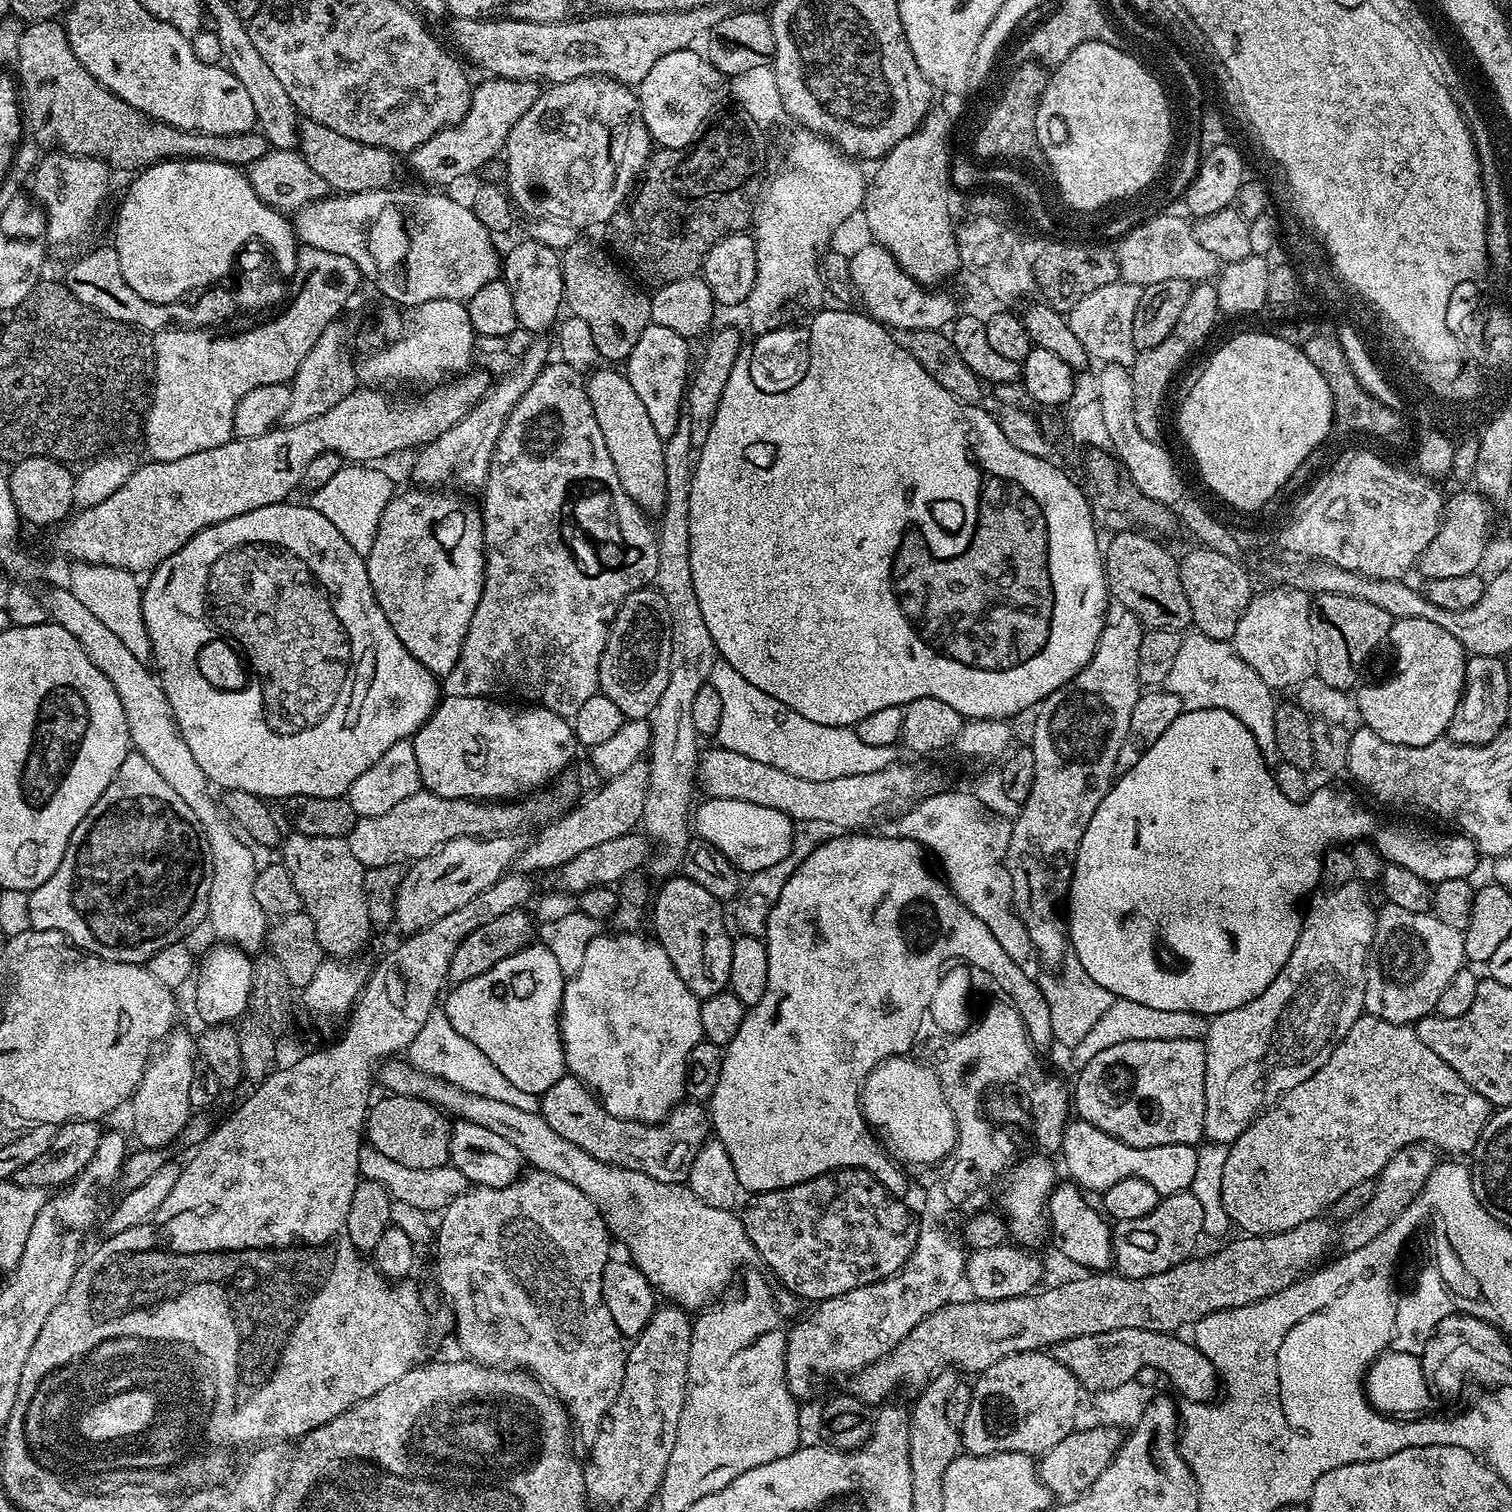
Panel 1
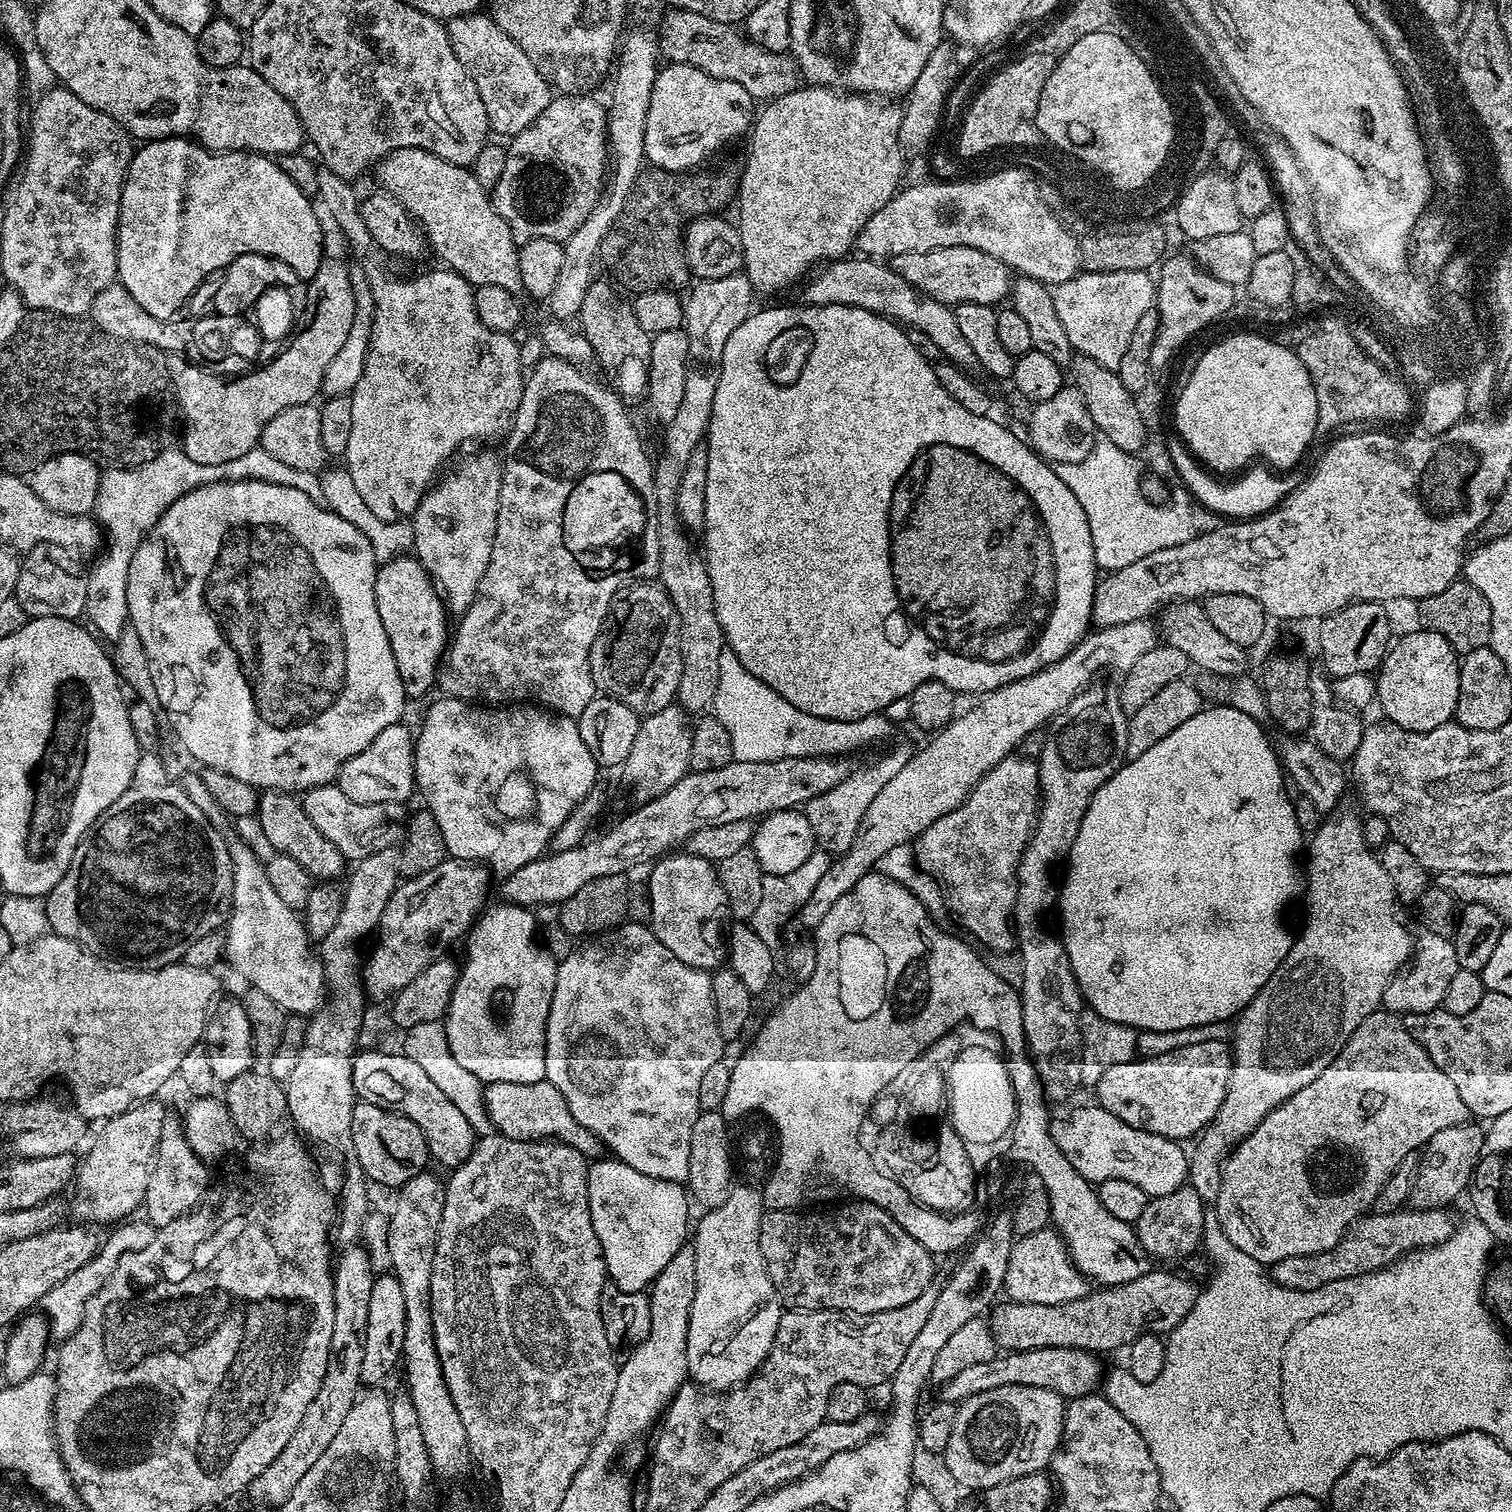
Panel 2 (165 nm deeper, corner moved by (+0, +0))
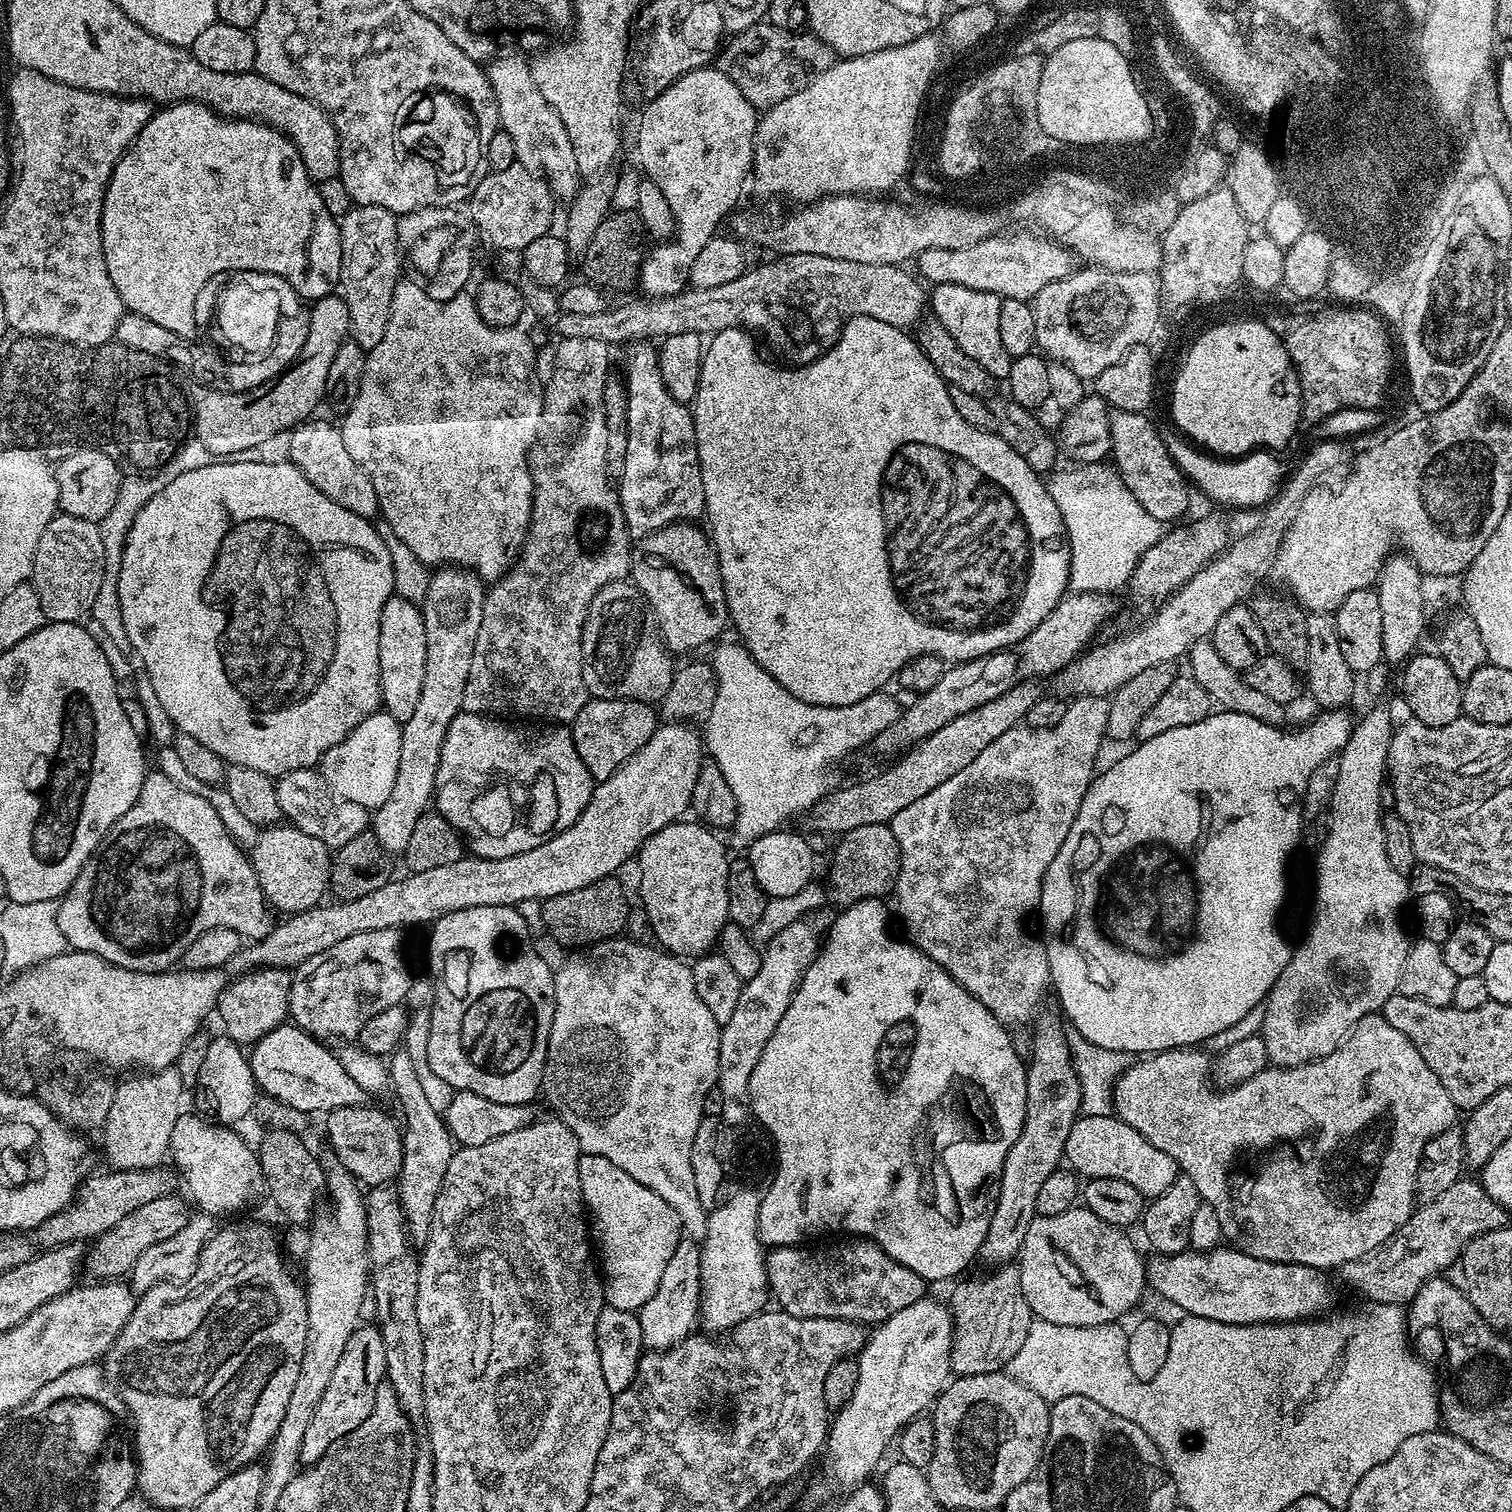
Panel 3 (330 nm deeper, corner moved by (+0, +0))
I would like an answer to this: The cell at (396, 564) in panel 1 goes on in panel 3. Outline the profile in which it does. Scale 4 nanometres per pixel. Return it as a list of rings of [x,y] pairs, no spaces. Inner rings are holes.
[[[393,595],[382,606],[380,633],[378,634],[378,670],[380,671],[380,702],[383,711],[403,726],[414,714],[418,706],[418,697],[422,695],[422,677],[426,675],[426,626],[424,613],[417,605],[411,604],[398,595]]]

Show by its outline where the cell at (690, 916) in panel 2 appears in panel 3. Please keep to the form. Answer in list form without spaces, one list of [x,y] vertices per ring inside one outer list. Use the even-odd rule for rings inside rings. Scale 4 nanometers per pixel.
[[[703,823],[667,824],[640,847],[640,900],[648,915],[648,924],[656,935],[655,943],[673,956],[695,958],[711,953],[717,947],[728,919],[728,874],[730,863],[724,853],[724,844],[717,833]]]

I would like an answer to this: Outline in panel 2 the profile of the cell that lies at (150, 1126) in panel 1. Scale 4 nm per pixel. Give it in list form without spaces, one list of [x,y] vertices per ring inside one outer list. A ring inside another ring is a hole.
[[[165,1119],[142,1205],[143,1211],[148,1211],[146,1213],[148,1223],[161,1229],[178,1217],[187,1216],[200,1203],[209,1187],[207,1169],[209,1170],[209,1167],[191,1150],[190,1144],[184,1137],[183,1123],[179,1119]]]

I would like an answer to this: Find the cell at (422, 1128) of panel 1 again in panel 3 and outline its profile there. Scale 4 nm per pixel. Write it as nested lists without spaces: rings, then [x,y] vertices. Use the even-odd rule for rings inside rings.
[[[367,1103],[339,1108],[327,1113],[324,1128],[328,1131],[328,1144],[334,1155],[340,1159],[339,1167],[356,1177],[364,1186],[388,1186],[400,1175],[403,1158],[403,1135],[399,1123],[396,1124],[380,1108],[368,1108]]]

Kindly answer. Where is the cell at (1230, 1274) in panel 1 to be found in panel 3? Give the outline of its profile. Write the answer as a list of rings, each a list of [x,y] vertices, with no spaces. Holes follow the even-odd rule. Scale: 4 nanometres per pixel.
[[[1462,1178],[1450,1186],[1443,1194],[1438,1194],[1438,1198],[1421,1203],[1412,1213],[1412,1217],[1403,1224],[1400,1229],[1393,1234],[1385,1244],[1381,1244],[1376,1251],[1368,1256],[1363,1256],[1352,1262],[1346,1262],[1338,1269],[1338,1275],[1349,1284],[1356,1292],[1361,1292],[1365,1296],[1365,1301],[1373,1304],[1398,1304],[1407,1305],[1418,1294],[1420,1287],[1437,1277],[1443,1268],[1448,1268],[1457,1263],[1461,1257],[1461,1252],[1472,1239],[1479,1235],[1486,1234],[1487,1231],[1498,1230],[1505,1227],[1510,1220],[1510,1214],[1475,1179],[1468,1180]]]

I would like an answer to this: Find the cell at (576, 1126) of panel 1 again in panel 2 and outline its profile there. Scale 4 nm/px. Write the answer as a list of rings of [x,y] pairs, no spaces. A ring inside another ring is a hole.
[[[547,1078],[539,1080],[538,1082],[530,1082],[529,1084],[523,1084],[522,1082],[494,1082],[493,1084],[489,1084],[484,1088],[484,1106],[492,1122],[493,1129],[499,1135],[505,1136],[507,1140],[554,1140],[558,1144],[565,1144],[574,1150],[578,1150],[586,1158],[596,1158],[601,1155],[602,1145],[599,1138],[594,1134],[590,1134],[590,1130],[586,1130],[586,1126],[579,1124],[578,1118],[574,1118],[574,1114],[570,1114],[570,1106],[566,1106],[566,1098],[562,1098],[562,1094],[558,1094],[558,1086],[551,1084]]]

